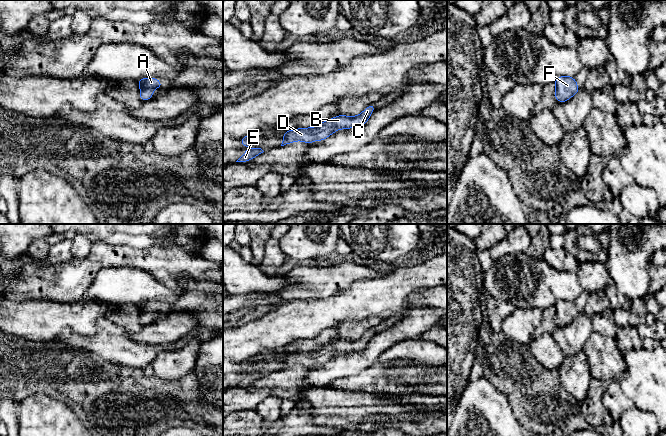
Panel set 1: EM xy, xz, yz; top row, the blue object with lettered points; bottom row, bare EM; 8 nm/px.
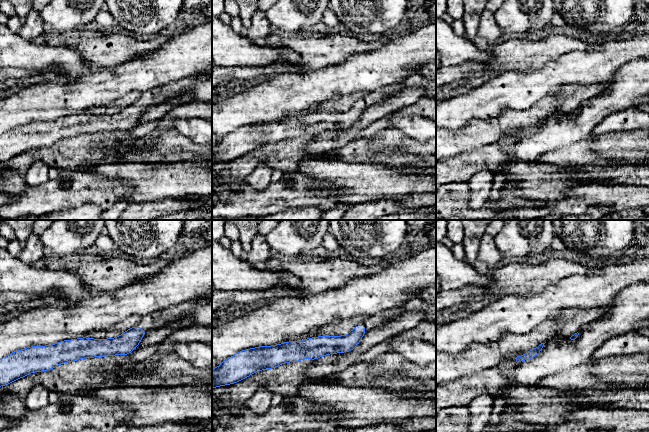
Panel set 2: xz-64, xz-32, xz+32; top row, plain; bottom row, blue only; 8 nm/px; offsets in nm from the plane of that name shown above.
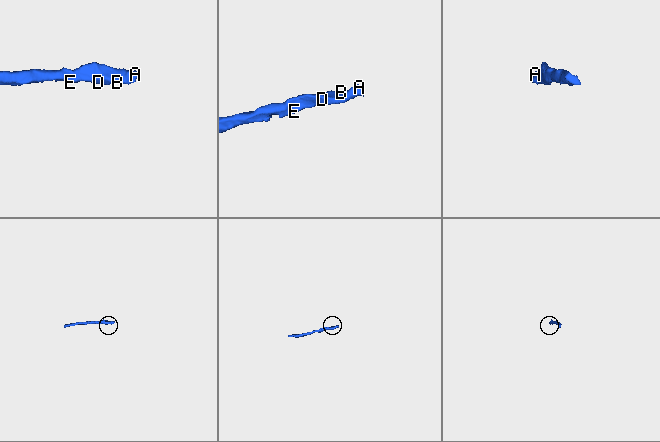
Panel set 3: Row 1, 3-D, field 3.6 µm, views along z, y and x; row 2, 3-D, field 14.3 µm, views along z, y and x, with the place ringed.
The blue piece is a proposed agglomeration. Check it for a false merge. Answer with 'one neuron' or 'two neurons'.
one neuron

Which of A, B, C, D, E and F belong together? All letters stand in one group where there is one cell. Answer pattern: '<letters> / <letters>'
A B C D E F

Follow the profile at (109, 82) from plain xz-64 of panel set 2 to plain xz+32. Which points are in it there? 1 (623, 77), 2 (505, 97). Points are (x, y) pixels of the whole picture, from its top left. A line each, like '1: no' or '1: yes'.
1: no
2: yes

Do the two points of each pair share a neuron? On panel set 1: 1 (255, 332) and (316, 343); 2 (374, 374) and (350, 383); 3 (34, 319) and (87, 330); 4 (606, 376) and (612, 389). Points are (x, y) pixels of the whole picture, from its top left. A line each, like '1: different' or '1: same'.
1: different
2: same
3: same
4: different

